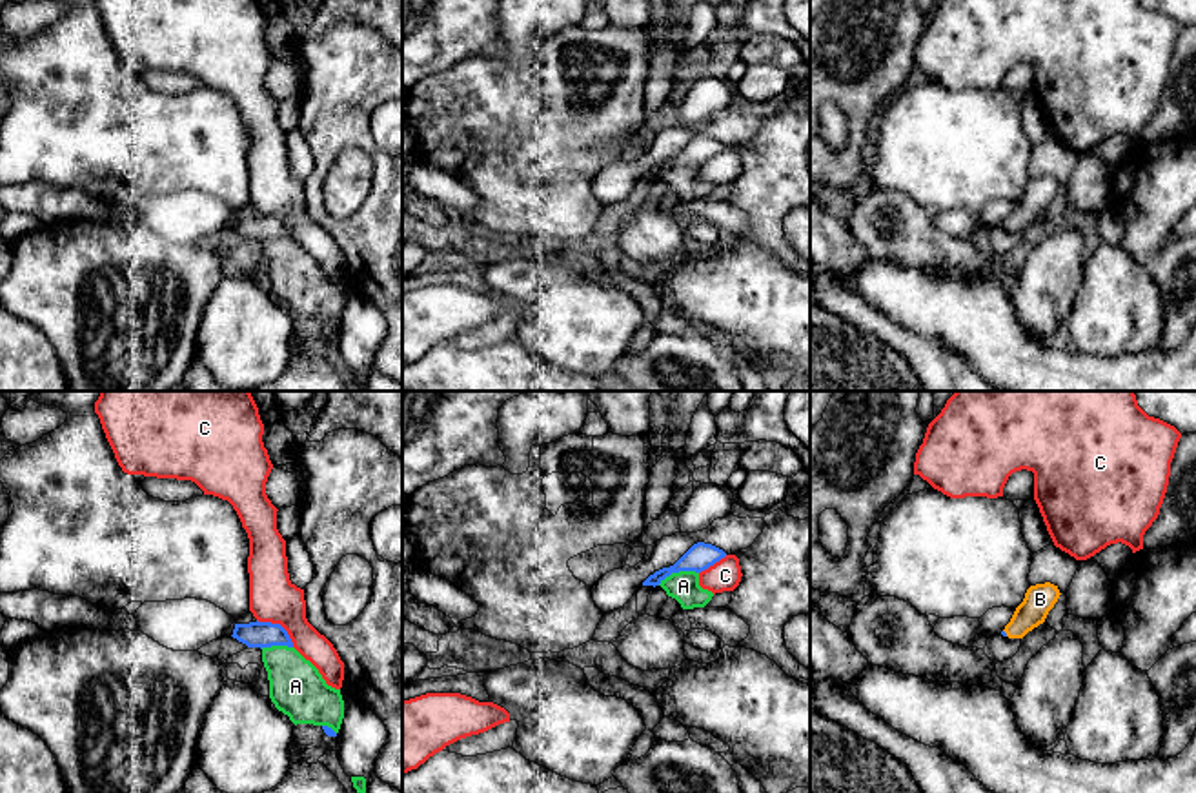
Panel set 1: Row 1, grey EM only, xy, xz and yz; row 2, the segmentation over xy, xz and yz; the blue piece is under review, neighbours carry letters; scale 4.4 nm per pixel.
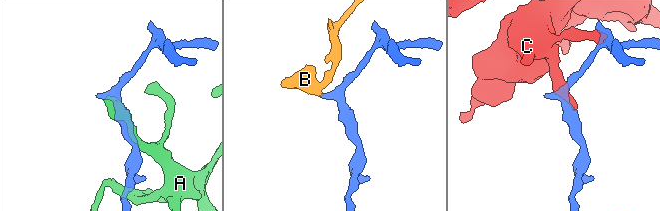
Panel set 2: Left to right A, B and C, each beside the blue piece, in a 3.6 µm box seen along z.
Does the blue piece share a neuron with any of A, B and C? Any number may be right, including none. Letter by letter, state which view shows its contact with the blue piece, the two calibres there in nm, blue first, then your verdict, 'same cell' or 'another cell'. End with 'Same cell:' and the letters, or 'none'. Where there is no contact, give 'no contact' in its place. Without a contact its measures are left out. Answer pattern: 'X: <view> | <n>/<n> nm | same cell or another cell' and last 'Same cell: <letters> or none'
A: xz | 120/140 nm | another cell
B: yz | 20/140 nm | same cell
C: xy | 110/220 nm | another cell
Same cell: B

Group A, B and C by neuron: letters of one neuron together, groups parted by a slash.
A / B / C

